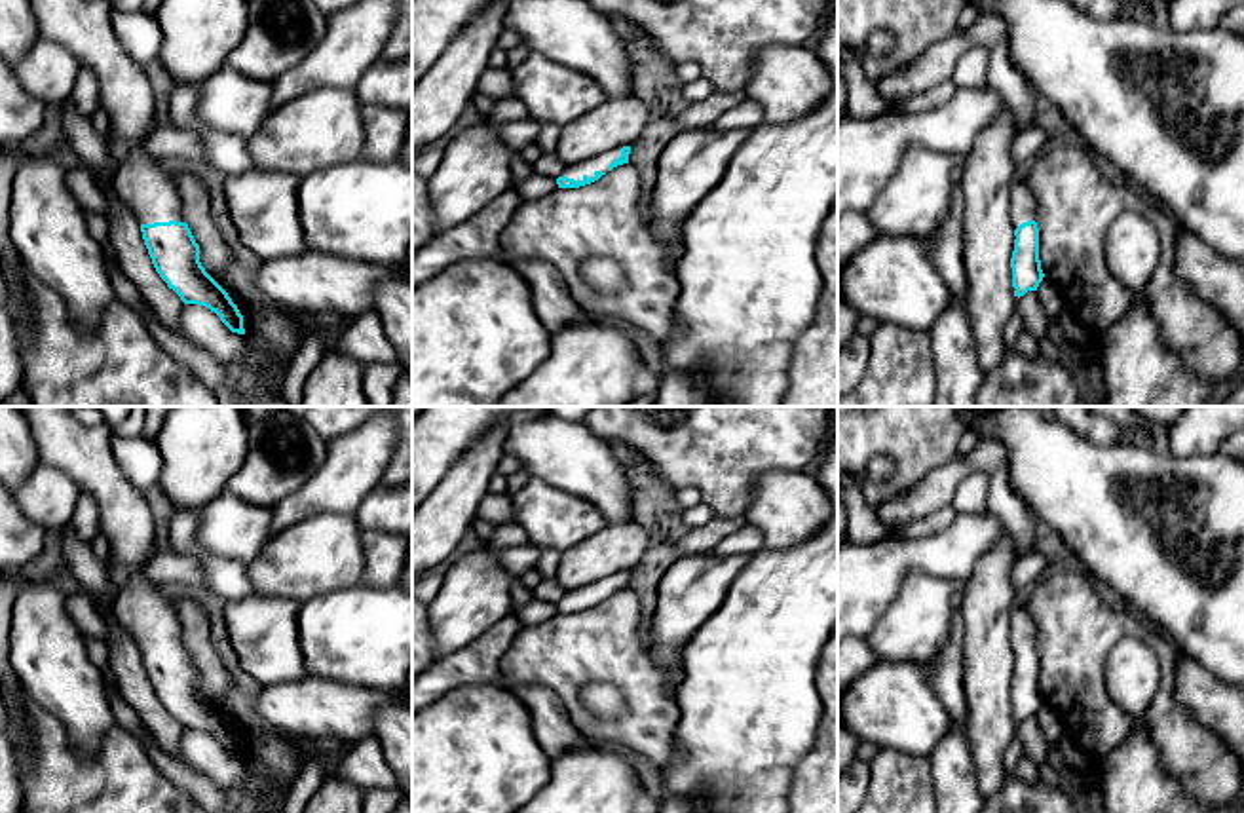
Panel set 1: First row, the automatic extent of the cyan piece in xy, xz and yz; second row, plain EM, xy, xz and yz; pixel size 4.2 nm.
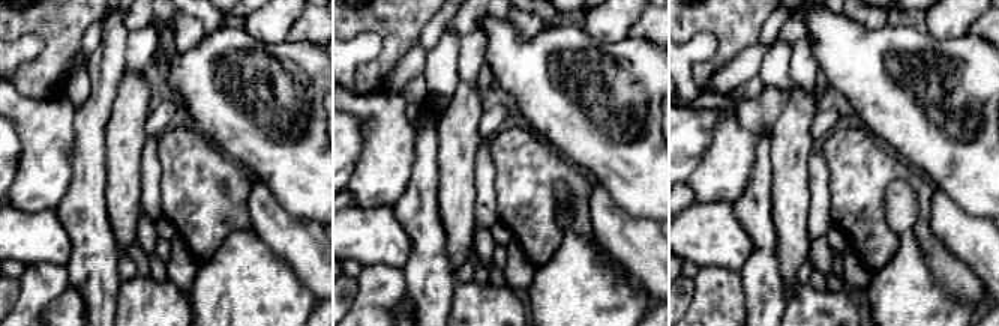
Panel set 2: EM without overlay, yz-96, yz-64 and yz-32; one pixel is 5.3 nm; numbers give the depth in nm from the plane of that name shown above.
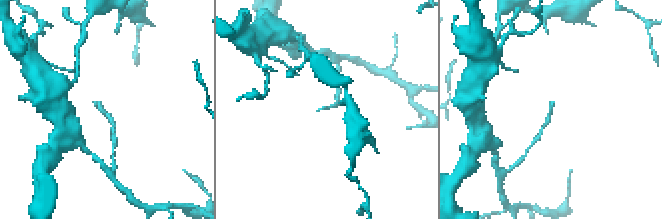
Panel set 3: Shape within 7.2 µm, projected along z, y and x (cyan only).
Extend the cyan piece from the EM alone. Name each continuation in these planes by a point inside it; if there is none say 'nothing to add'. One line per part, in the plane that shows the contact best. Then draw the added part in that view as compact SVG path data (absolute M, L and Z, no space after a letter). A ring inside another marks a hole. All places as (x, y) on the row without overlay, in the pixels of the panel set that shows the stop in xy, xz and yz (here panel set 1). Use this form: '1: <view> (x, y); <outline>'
1: xz (576, 597); M615 574L615 576L610 576L610 577L604 577L596 583L591 583L587 587L566 591L560 602L568 602L568 604L574 604L577 608L581 608L585 600L589 604L593 604L596 596L608 598L610 589L613 585L617 585L619 581L621 581L621 574Z

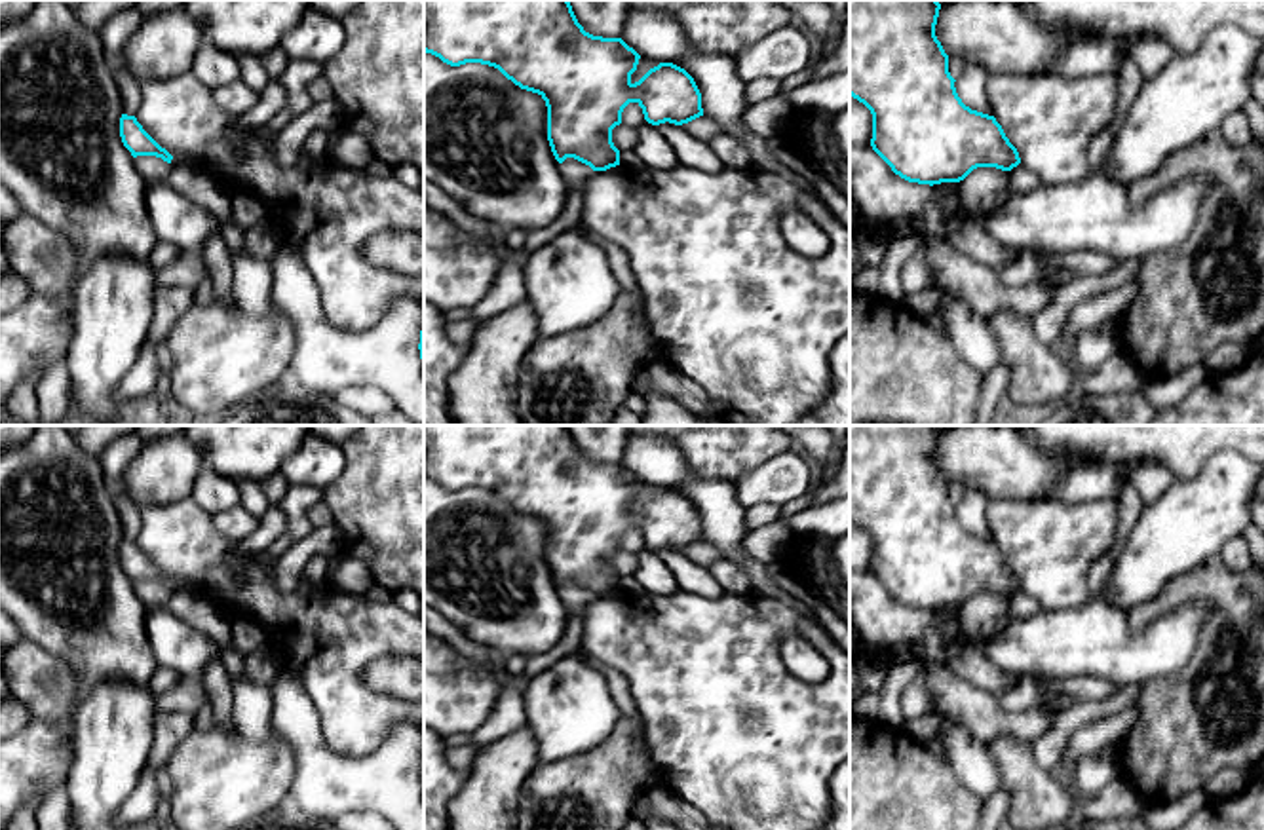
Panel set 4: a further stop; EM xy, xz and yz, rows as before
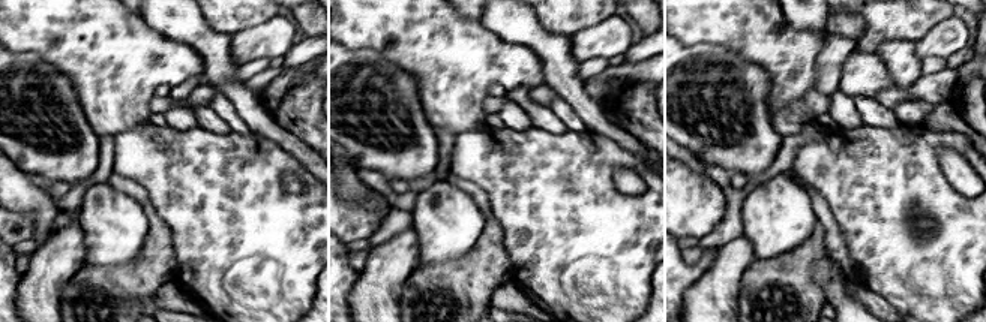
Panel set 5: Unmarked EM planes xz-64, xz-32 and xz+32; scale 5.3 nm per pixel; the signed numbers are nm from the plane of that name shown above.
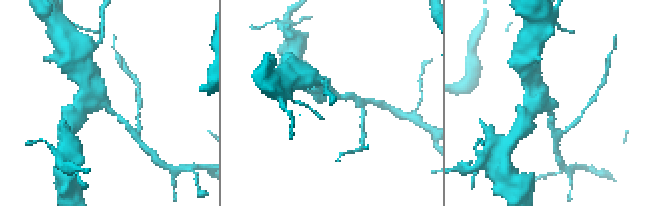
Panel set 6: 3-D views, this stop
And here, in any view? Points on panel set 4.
nothing to add

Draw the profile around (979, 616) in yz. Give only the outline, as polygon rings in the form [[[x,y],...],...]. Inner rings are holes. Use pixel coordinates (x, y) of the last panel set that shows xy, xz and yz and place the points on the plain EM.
[[[977,593],[960,606],[960,627],[967,642],[983,642],[996,631],[998,621],[1007,615],[1009,598],[996,593]]]

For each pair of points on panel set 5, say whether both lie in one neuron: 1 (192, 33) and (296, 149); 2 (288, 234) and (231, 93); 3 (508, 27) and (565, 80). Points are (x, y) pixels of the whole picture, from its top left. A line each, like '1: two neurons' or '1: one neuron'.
1: one neuron
2: two neurons
3: one neuron

